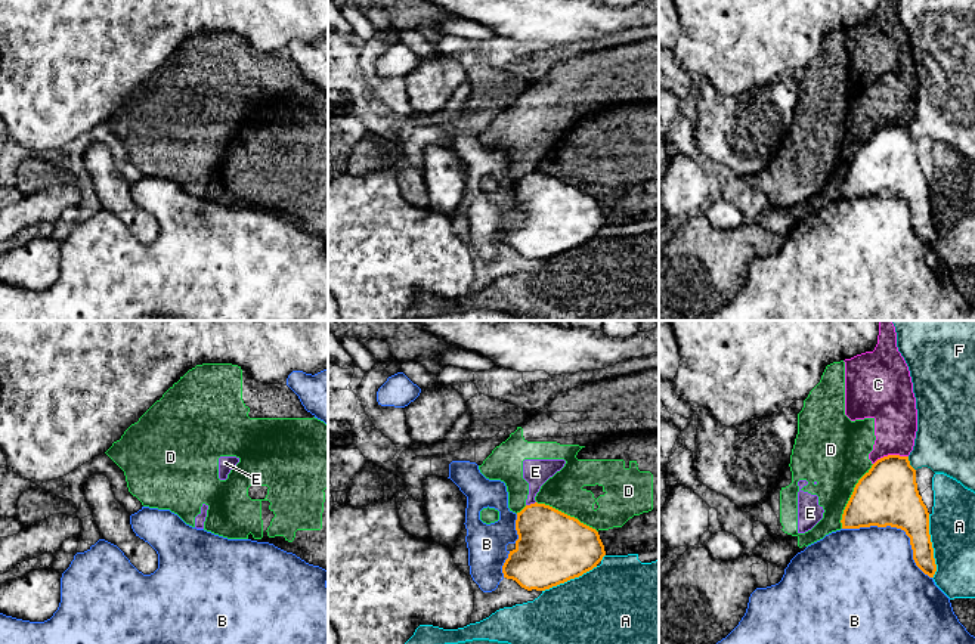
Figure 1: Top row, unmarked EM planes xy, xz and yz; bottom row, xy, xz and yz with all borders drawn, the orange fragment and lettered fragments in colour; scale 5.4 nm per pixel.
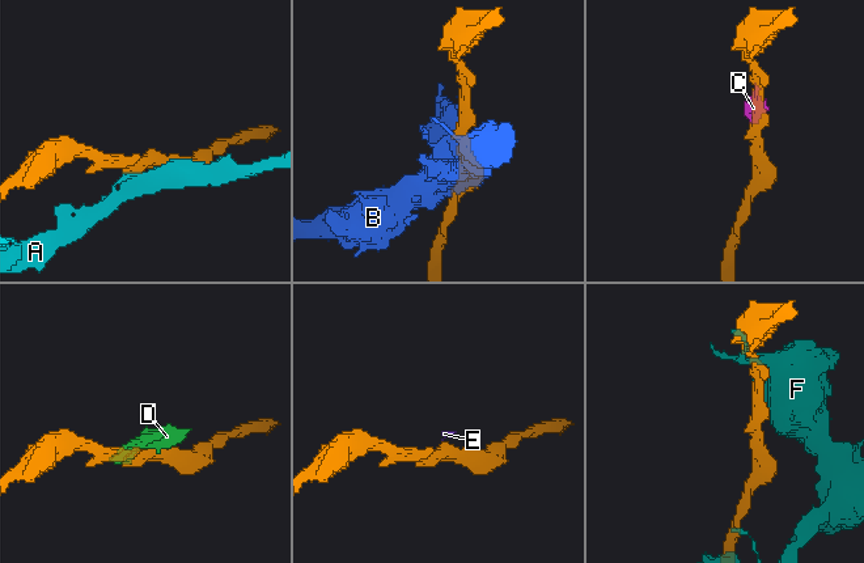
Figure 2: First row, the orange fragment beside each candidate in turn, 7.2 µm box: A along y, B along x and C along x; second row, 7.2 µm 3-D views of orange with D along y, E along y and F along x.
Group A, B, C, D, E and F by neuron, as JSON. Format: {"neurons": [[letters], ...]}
{"neurons": [["A"], ["B"], ["C"], ["D", "E"], ["F"]]}

